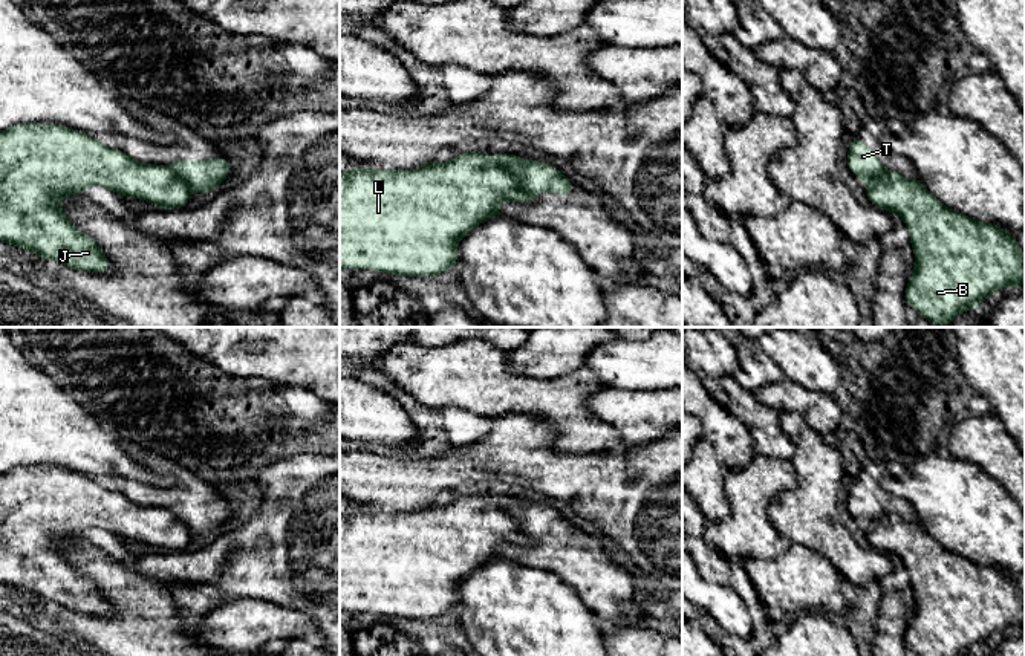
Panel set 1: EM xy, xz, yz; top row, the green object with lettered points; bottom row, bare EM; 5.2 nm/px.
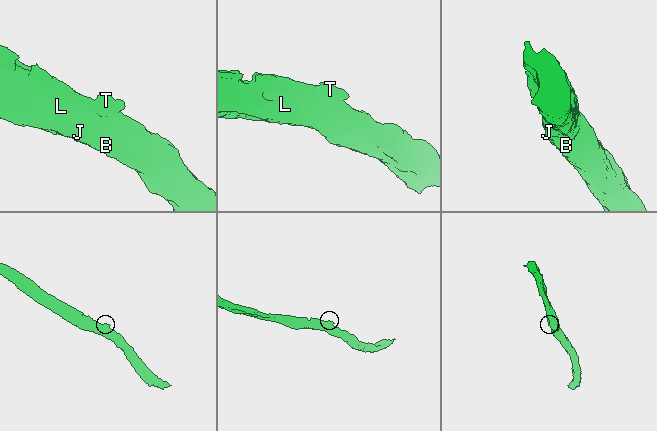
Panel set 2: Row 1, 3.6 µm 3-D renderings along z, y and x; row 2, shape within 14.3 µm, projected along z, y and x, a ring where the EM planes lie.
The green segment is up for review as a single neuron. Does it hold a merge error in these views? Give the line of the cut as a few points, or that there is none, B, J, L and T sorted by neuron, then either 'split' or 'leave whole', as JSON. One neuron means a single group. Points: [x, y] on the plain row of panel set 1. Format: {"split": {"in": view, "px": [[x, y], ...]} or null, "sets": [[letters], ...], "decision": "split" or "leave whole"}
{"split": {"in": "xz", "px": [[494, 499], [522, 529], [534, 537]]}, "sets": [["B", "J", "L"], ["T"]], "decision": "split"}

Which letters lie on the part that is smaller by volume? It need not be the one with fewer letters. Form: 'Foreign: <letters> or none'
Foreign: T

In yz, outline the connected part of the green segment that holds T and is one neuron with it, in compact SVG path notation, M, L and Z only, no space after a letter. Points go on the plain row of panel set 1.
M858 479L849 486L846 506L851 515L863 524L869 523L883 512L875 495Z

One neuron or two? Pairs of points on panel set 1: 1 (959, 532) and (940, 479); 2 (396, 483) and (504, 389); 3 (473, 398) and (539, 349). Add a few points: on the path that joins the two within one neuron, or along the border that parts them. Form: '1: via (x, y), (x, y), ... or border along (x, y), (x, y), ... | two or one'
1: via (959, 519), (959, 506), (946, 493) | one
2: border along (525, 413), (502, 413), (490, 419) | two
3: border along (507, 352), (508, 363), (514, 370), (548, 378) | two

